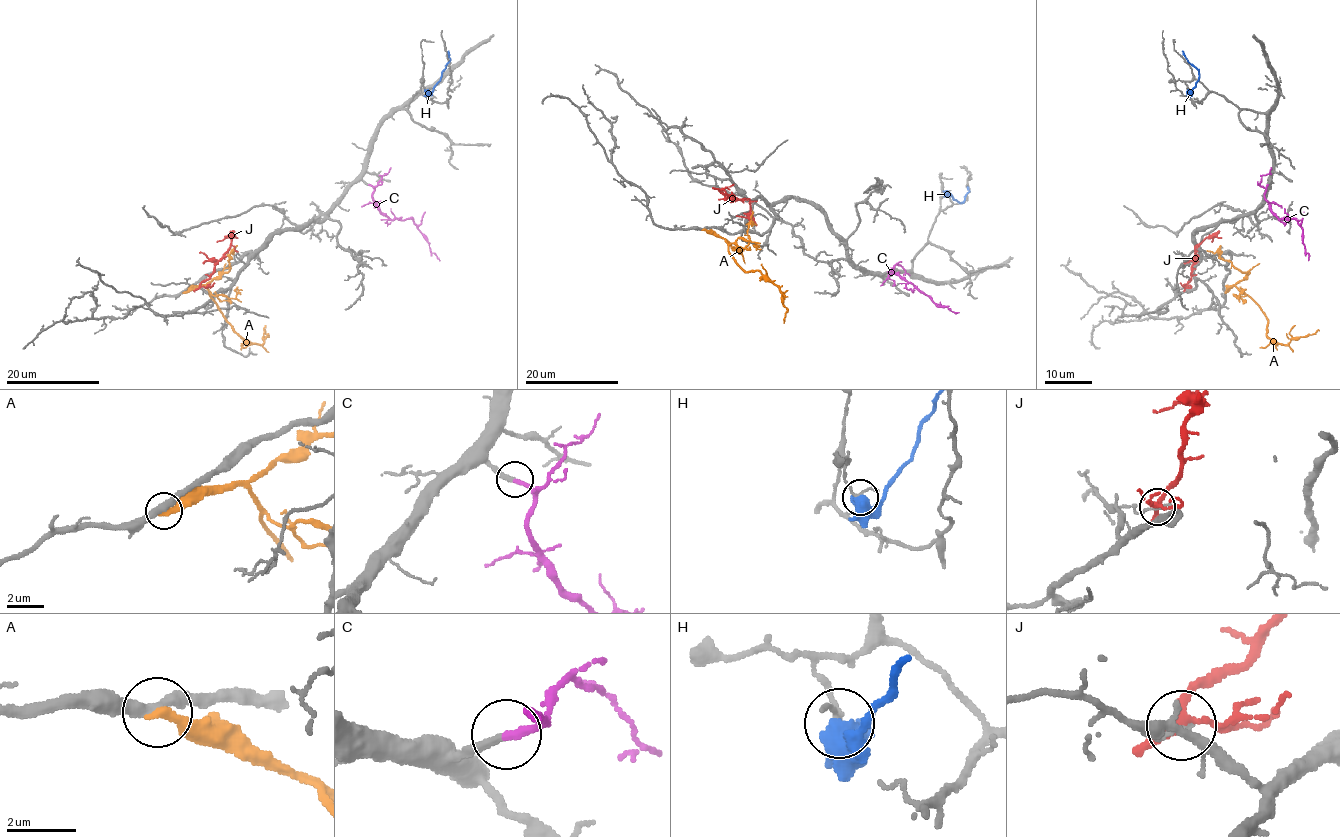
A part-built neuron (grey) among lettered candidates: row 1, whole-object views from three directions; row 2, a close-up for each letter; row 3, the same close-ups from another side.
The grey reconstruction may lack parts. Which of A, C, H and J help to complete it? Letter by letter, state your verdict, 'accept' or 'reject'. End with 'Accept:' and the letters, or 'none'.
A: reject
C: accept
H: reject
J: reject
Accept: C

